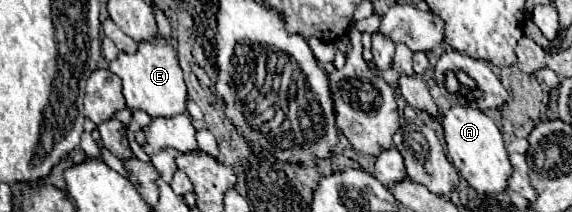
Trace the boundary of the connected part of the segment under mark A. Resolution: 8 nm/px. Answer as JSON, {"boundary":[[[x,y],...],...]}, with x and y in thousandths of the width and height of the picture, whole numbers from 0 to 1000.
{"boundary":[[[790,500],[773,547],[780,689],[783,689],[783,745],[797,783],[797,802],[808,821],[808,840],[836,906],[836,915],[874,915],[888,887],[892,811],[899,811],[888,708],[881,698],[878,632],[871,594],[836,509],[822,500]]]}

